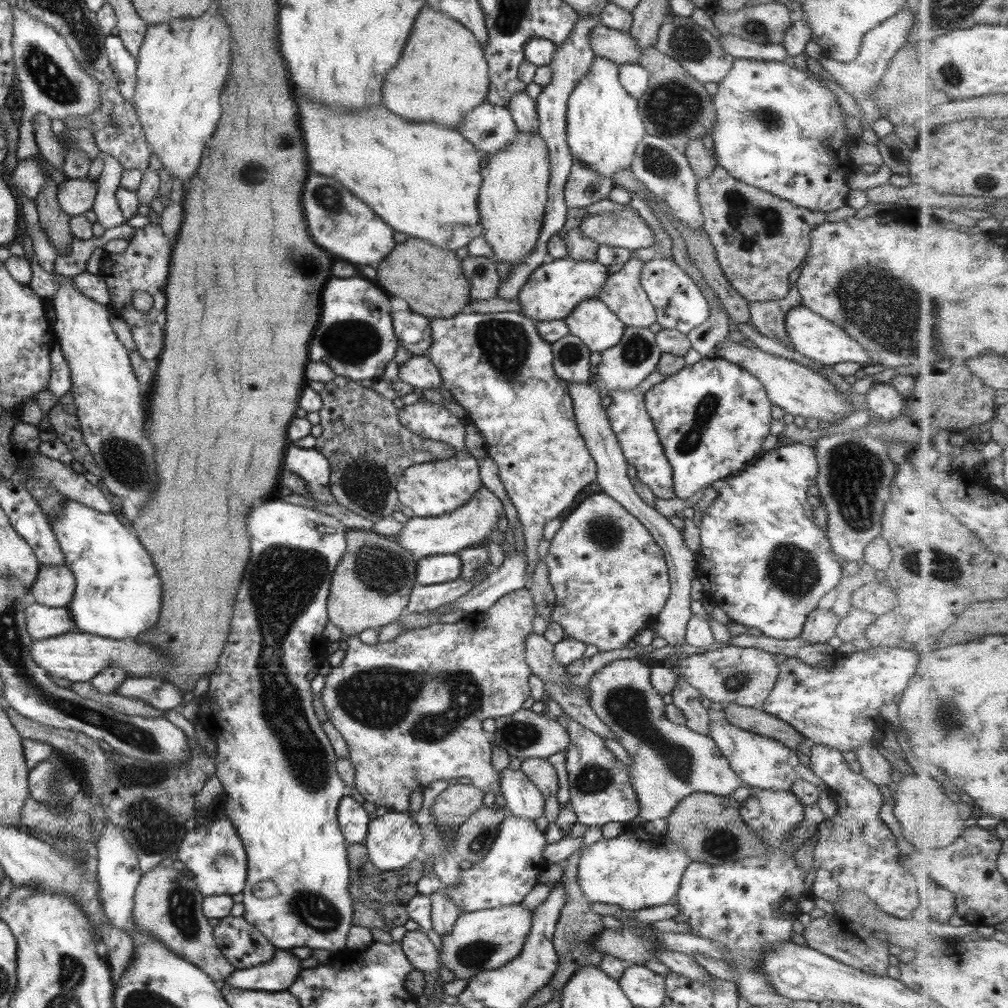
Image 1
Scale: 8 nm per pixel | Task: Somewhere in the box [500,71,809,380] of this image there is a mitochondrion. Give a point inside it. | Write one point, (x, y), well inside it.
(674, 109)

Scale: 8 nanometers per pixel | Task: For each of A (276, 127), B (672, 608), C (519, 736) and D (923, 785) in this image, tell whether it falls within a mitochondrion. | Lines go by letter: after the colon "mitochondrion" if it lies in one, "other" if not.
A: other
B: other
C: mitochondrion
D: other

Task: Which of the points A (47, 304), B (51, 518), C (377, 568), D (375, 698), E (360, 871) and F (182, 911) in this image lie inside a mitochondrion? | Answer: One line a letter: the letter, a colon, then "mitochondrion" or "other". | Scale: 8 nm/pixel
A: other
B: other
C: mitochondrion
D: mitochondrion
E: other
F: mitochondrion

